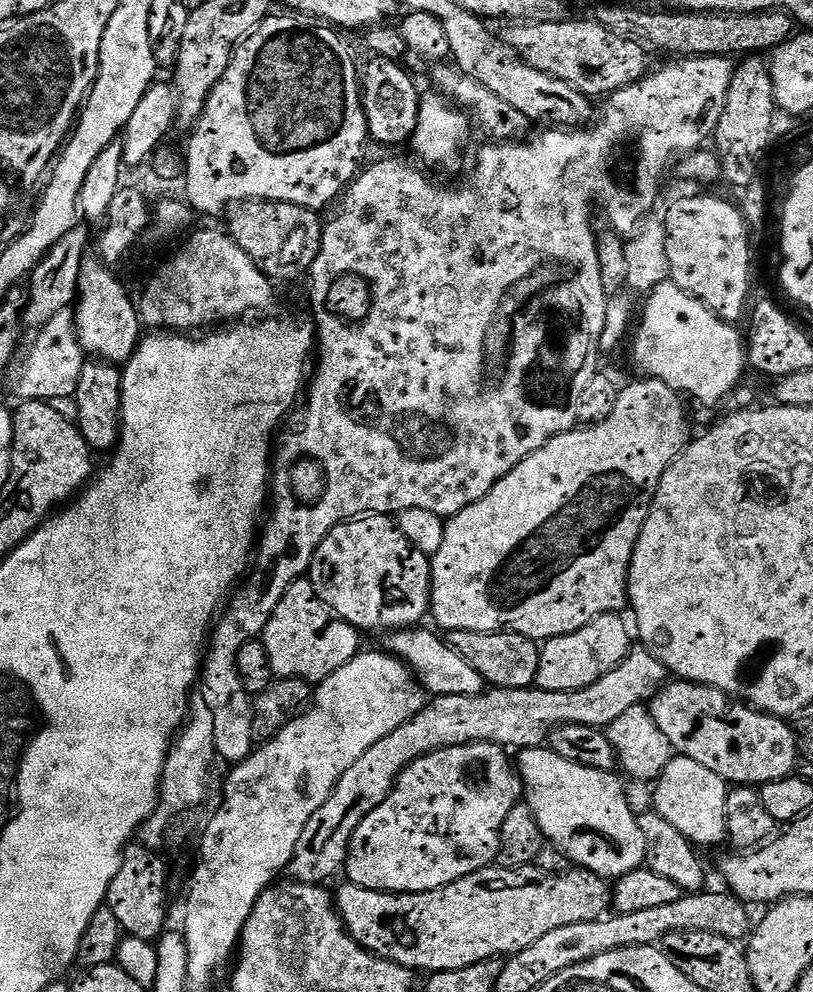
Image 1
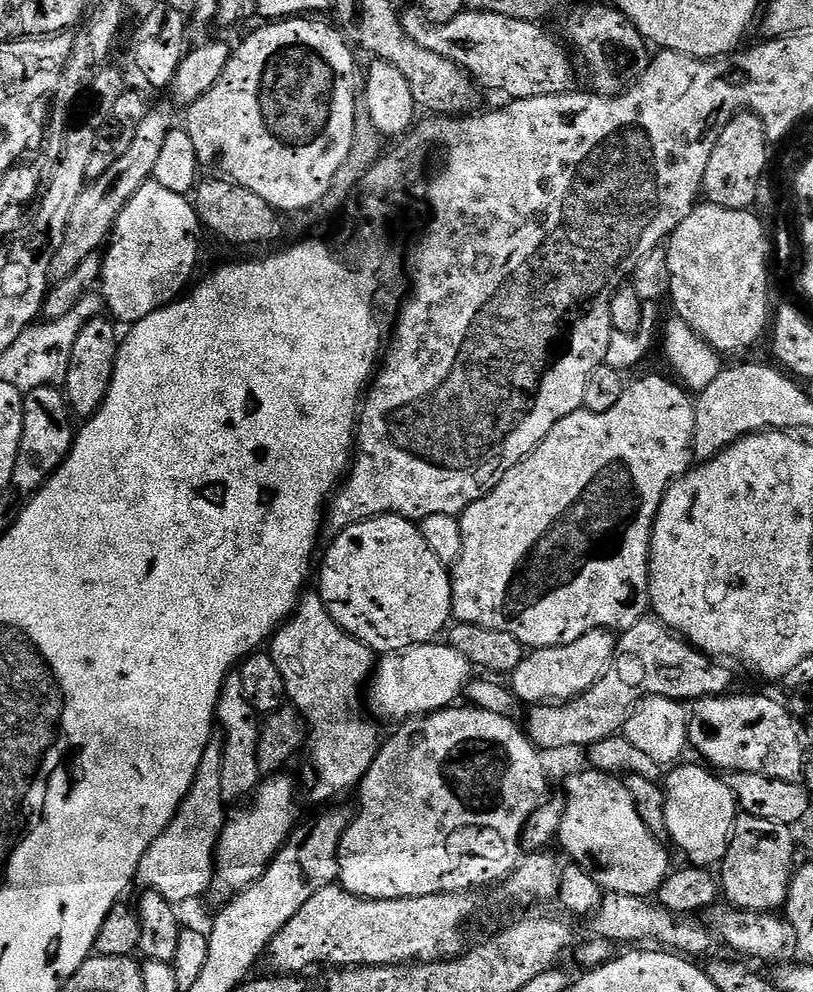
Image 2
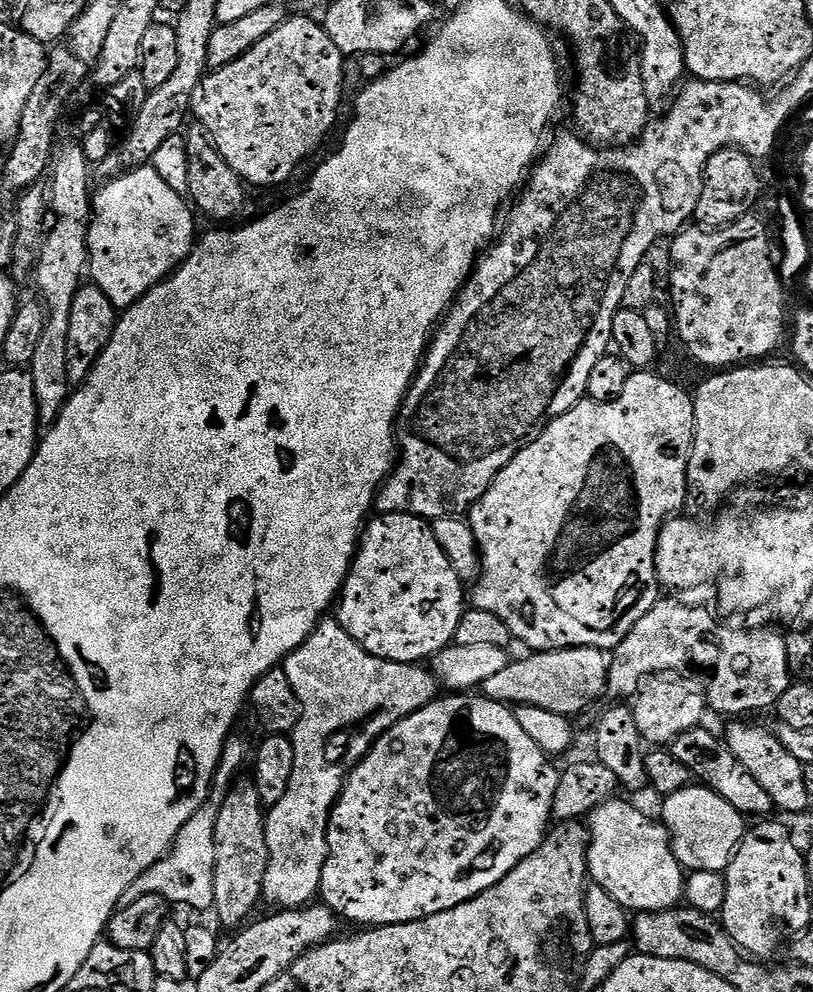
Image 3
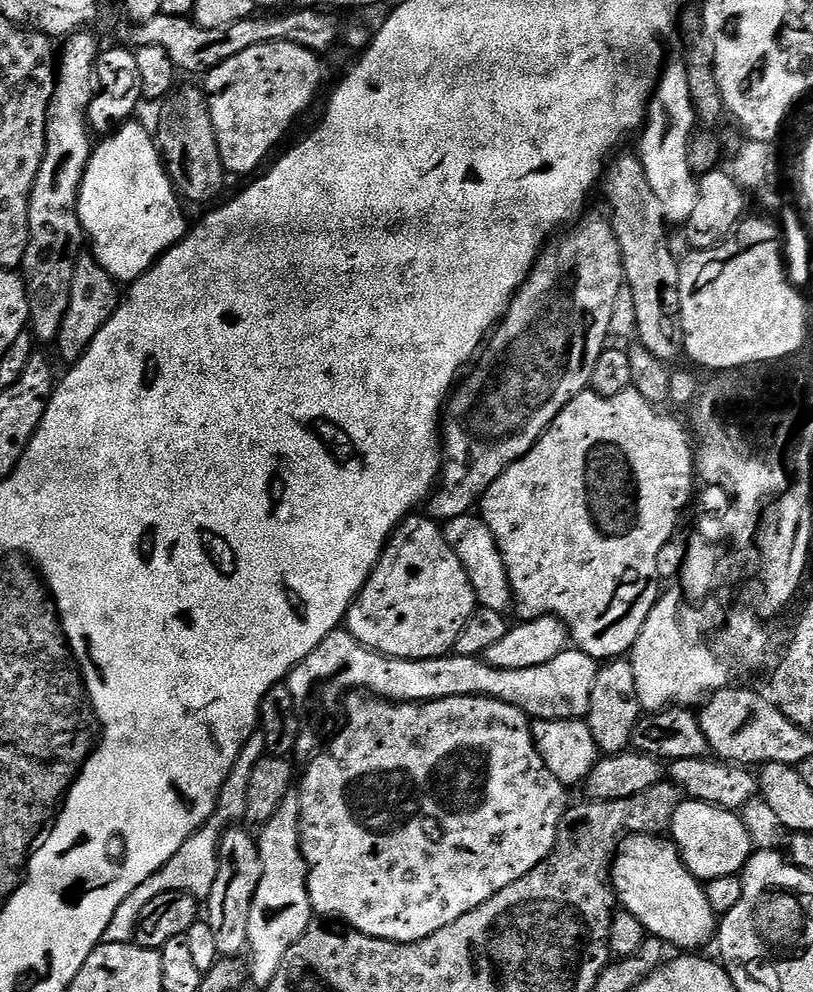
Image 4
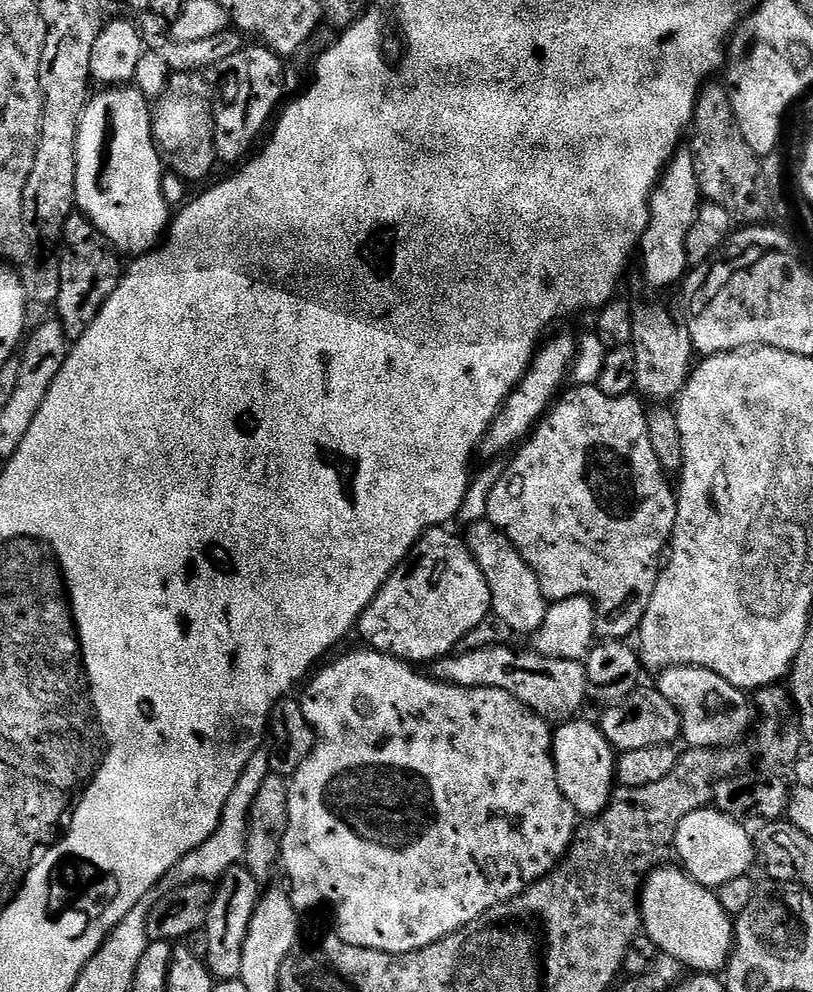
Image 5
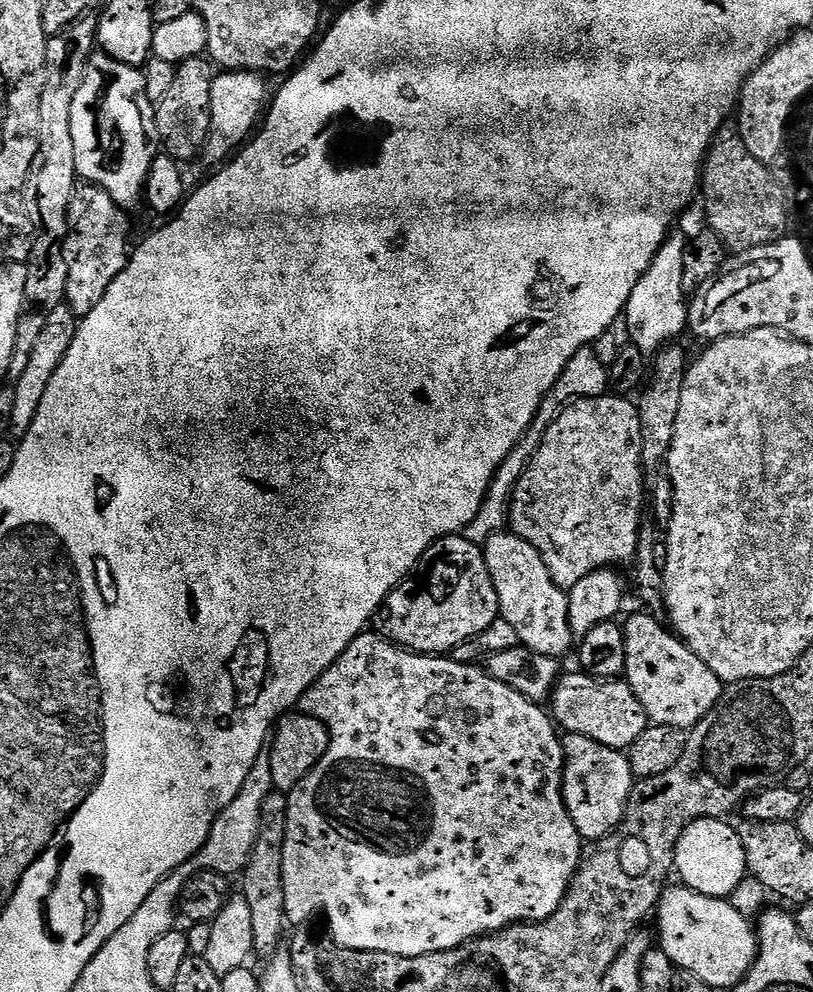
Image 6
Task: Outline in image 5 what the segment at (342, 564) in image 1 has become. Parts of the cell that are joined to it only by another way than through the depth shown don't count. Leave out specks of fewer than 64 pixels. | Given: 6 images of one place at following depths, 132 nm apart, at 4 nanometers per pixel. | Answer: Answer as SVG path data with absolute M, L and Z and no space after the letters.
M444 526L429 528L424 537L412 547L407 560L392 571L370 606L361 614L358 633L372 651L396 656L405 662L435 662L449 655L459 645L460 639L470 634L470 630L474 630L474 626L478 626L478 622L482 622L482 618L491 613L490 586L486 586L482 570L478 570L478 562L474 562L467 543L448 530Z

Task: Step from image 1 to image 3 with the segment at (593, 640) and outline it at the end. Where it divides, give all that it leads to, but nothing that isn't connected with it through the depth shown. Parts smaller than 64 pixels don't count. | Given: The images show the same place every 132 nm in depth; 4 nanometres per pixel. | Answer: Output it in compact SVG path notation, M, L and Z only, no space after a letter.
M563 648L557 652L533 651L525 660L513 659L498 674L493 674L482 686L483 695L489 700L509 706L538 706L542 710L550 710L554 714L575 717L575 712L588 708L601 695L605 695L608 687L608 671L612 665L612 657L602 648Z

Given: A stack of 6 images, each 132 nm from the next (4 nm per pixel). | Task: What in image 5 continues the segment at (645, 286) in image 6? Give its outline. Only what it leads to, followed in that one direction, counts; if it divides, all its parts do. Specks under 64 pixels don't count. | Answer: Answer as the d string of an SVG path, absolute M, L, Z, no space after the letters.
M680 150L673 156L660 183L652 194L650 222L642 238L639 251L644 252L644 280L652 288L672 288L690 271L686 254L686 238L702 203L698 174L694 174L691 151Z

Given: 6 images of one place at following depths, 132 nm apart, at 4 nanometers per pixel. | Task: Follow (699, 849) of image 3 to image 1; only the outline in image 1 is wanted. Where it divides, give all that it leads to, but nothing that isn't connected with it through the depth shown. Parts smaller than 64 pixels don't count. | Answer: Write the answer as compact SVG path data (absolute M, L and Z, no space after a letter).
M673 755L666 770L662 770L659 780L655 781L654 788L656 788L656 793L653 794L652 800L656 803L653 804L655 812L662 818L666 818L666 822L670 822L670 826L674 826L674 830L681 832L691 844L703 846L703 844L725 843L728 834L726 798L730 785L721 776L714 774L714 770L706 770L706 766L694 762L694 758Z

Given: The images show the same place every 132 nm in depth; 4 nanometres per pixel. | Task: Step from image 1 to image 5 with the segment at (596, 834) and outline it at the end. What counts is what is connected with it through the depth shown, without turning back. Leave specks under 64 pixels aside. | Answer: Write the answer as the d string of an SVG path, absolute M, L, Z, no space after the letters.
M661 866L649 872L642 884L640 894L640 914L643 931L656 944L663 955L678 958L685 969L696 974L716 974L727 965L728 957L734 947L734 920L722 910L722 902L718 902L715 891L705 888L703 884L693 880L687 872L679 867Z

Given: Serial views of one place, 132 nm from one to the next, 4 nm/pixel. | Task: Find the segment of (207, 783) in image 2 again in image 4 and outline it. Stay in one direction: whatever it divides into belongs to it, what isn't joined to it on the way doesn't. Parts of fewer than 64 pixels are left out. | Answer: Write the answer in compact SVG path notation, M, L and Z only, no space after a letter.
M258 730L246 742L246 746L242 746L242 750L238 754L238 762L234 762L234 770L230 770L230 774L222 786L211 818L194 835L186 838L186 842L182 842L182 850L178 850L178 854L174 854L174 858L170 858L170 862L166 862L166 866L162 866L162 870L158 870L153 876L146 878L146 882L142 882L142 886L138 886L138 890L134 890L134 894L130 894L130 898L126 898L126 902L122 902L122 906L118 906L118 910L114 910L114 918L110 918L110 926L106 926L103 943L129 943L135 937L138 914L142 910L142 906L146 906L146 902L150 902L150 898L158 898L158 894L189 892L191 896L196 897L197 901L207 901L210 890L214 886L214 878L218 876L220 840L223 838L225 830L244 820L246 786L250 786L250 770L254 770L254 766L258 766L258 762L265 754L264 736Z

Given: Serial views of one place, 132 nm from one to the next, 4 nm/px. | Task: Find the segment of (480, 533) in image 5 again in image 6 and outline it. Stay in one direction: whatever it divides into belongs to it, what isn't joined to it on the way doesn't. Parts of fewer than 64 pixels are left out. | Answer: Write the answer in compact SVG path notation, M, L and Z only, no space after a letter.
M511 530L496 532L482 547L486 570L490 570L490 582L494 582L498 594L499 619L514 626L523 647L538 654L564 658L568 647L574 644L568 617L568 592L550 578L542 554Z

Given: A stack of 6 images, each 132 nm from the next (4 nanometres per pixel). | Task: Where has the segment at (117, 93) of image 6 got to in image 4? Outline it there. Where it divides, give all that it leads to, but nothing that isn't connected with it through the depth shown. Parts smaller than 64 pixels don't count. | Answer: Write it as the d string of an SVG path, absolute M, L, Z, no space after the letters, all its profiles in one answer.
M137 122L120 125L104 141L92 149L86 174L82 178L78 210L84 227L85 237L90 241L91 255L118 282L137 280L143 272L149 272L152 265L176 247L189 231L189 221L184 221L184 212L180 209L181 197L178 195L168 169L162 163L157 141Z

